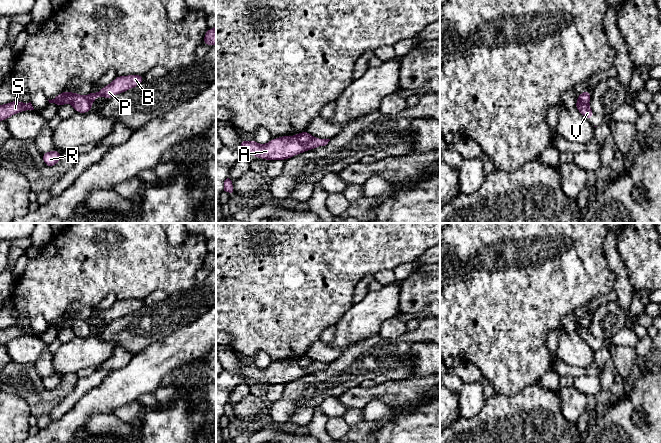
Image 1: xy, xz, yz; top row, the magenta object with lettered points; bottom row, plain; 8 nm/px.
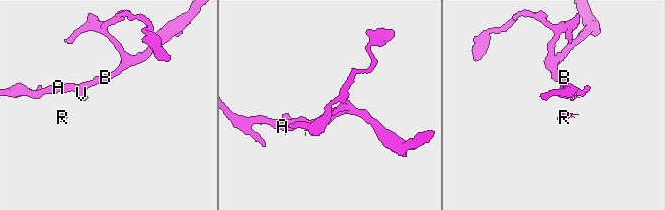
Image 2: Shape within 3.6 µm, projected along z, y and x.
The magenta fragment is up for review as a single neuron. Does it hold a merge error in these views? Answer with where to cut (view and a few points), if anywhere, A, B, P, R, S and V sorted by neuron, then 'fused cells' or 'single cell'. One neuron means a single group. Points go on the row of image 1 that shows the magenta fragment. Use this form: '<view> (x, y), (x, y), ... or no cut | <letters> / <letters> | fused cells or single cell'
xz (293, 136), (301, 143), (307, 143), (313, 137) | A B P S / R V | fused cells

